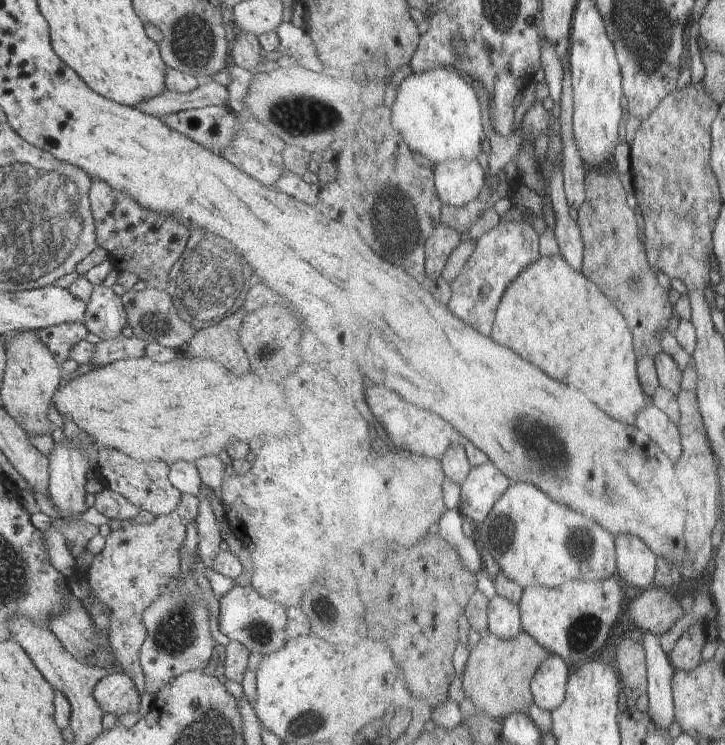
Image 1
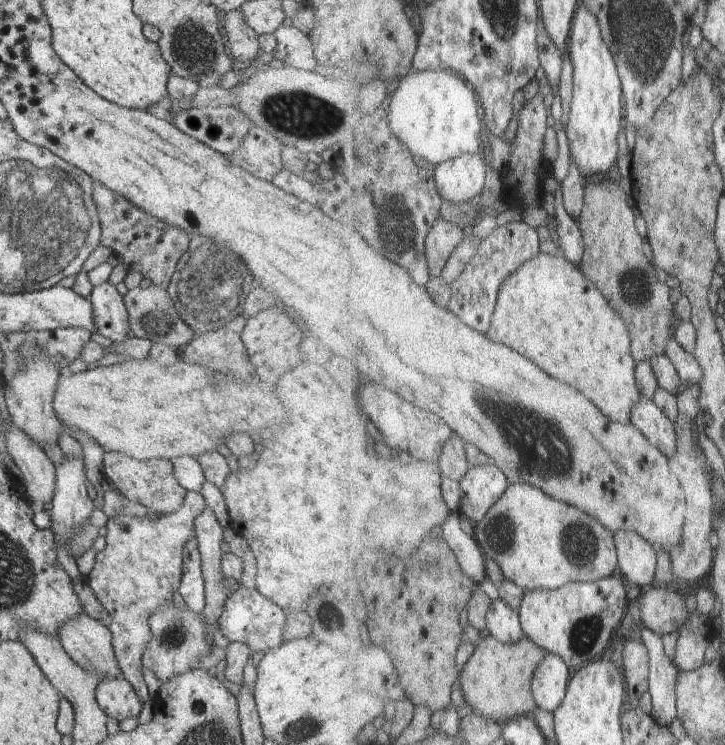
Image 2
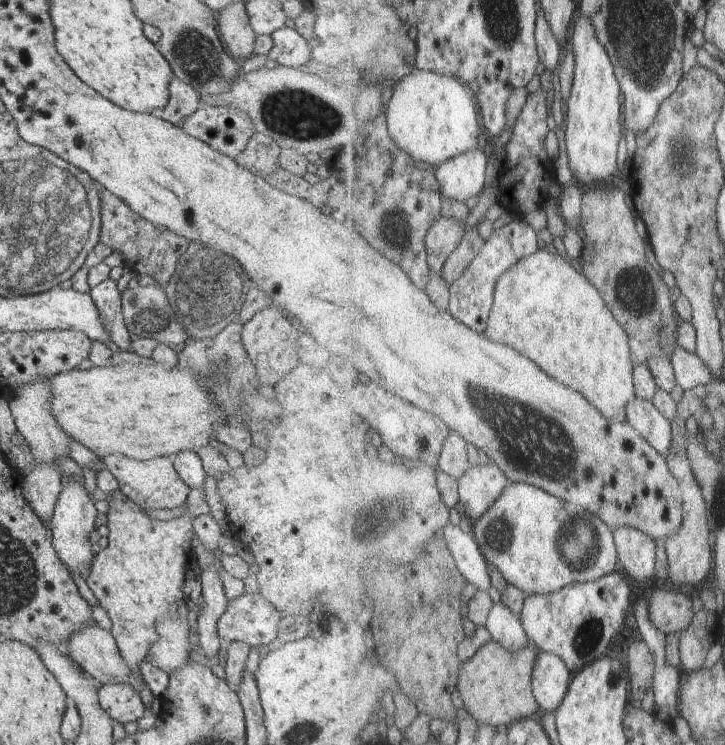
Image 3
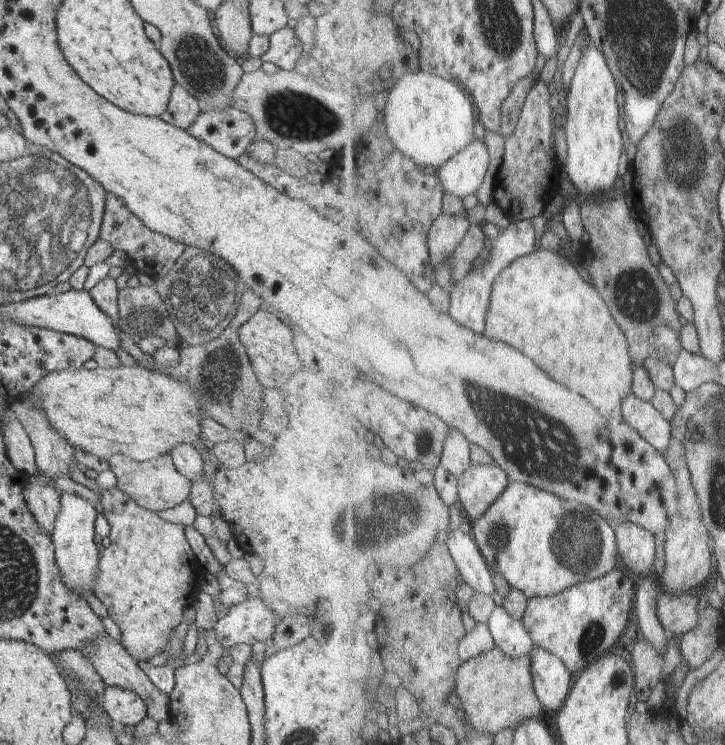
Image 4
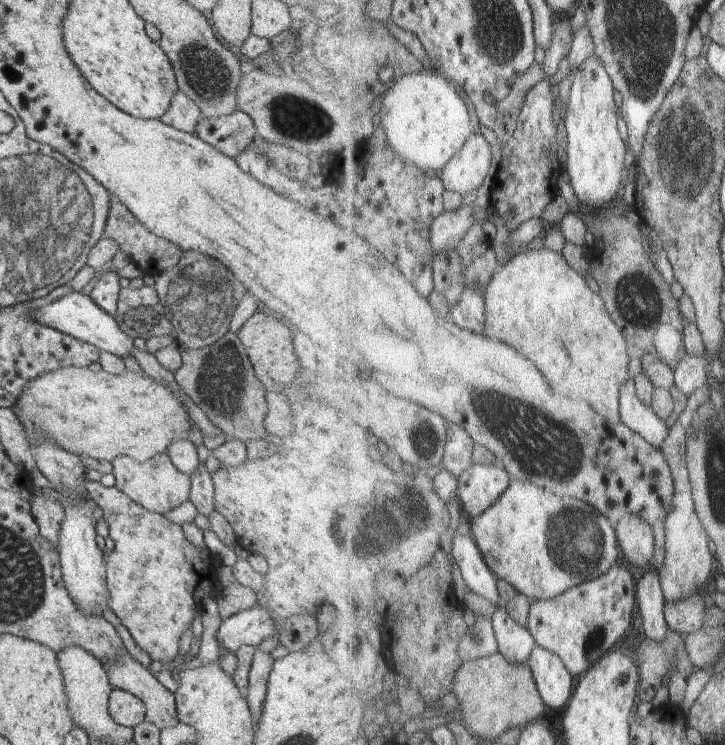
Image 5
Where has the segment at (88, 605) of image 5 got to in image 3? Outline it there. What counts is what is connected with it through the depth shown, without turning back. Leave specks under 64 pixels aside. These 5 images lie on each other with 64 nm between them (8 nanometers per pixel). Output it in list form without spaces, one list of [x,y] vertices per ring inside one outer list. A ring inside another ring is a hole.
[[[65,475],[67,483],[60,486],[60,494],[57,496],[48,528],[52,533],[52,546],[56,551],[59,561],[66,567],[68,572],[78,571],[84,578],[88,570],[84,570],[87,564],[92,564],[93,554],[87,541],[88,534],[93,530],[93,521],[97,515],[94,505],[90,502],[83,484],[73,475]]]

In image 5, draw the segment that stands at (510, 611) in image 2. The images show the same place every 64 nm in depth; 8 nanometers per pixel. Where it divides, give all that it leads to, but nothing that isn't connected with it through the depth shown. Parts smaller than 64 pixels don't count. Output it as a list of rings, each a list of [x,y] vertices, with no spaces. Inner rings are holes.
[[[506,607],[497,609],[493,615],[493,624],[495,624],[500,651],[505,658],[513,664],[528,664],[529,658],[538,645],[533,633],[519,624]]]

